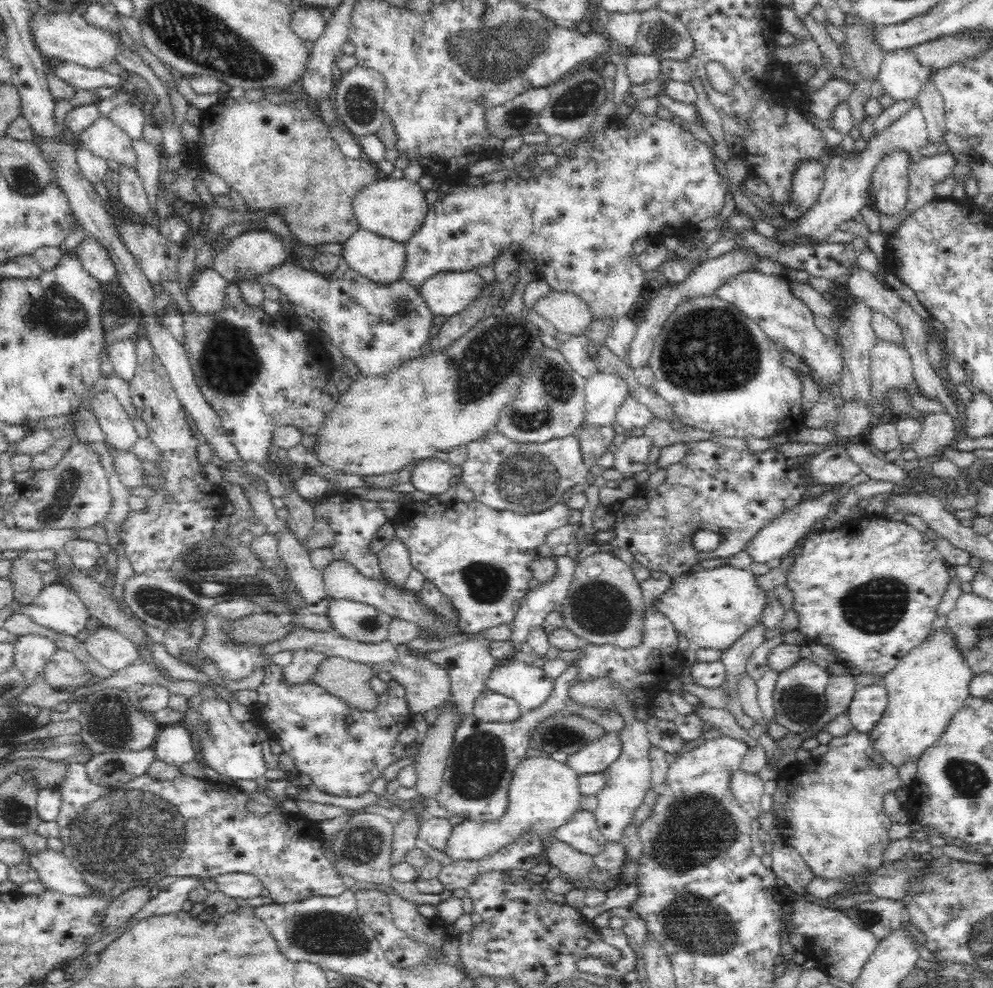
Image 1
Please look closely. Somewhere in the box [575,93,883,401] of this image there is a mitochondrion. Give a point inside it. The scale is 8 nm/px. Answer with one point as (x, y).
(709, 350)

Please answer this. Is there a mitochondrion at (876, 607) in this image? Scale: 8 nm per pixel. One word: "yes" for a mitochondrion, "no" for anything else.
yes

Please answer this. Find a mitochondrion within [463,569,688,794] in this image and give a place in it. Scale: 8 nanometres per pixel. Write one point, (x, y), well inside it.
(597, 607)

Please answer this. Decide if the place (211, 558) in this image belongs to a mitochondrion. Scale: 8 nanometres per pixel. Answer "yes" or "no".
yes

